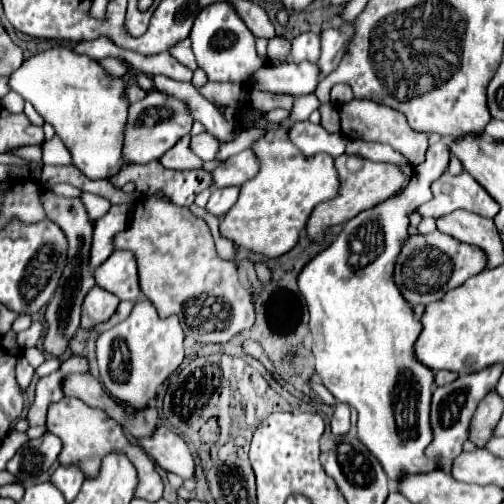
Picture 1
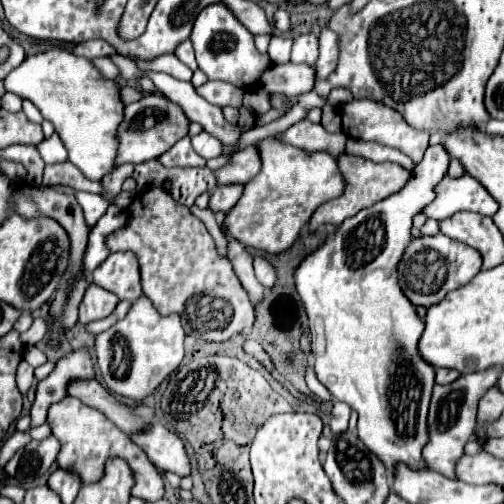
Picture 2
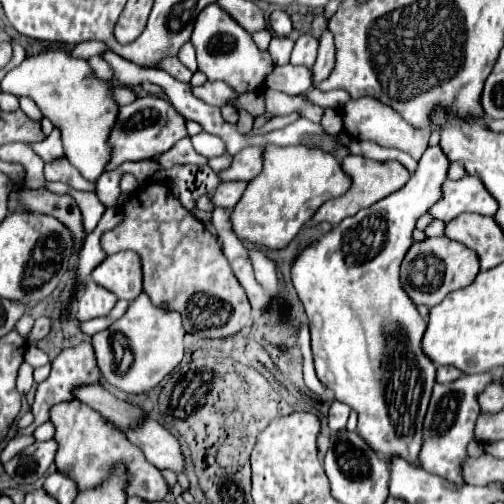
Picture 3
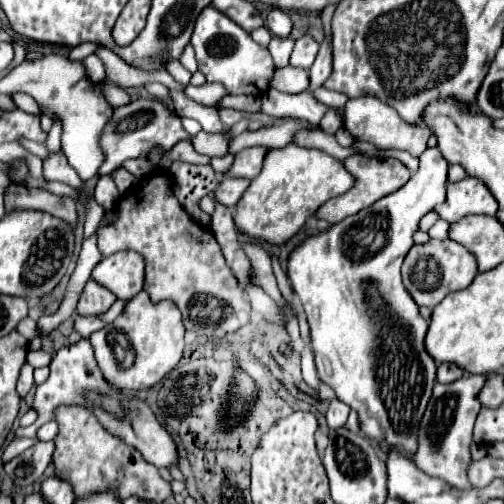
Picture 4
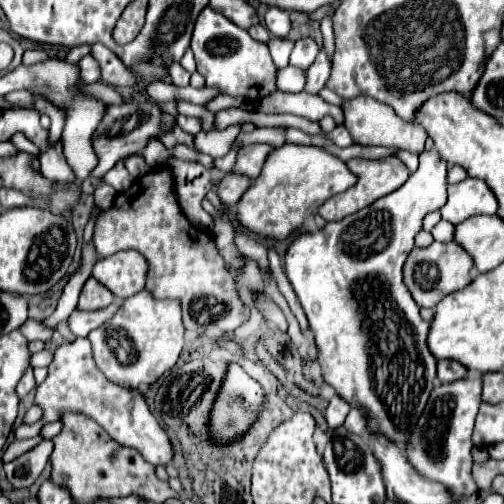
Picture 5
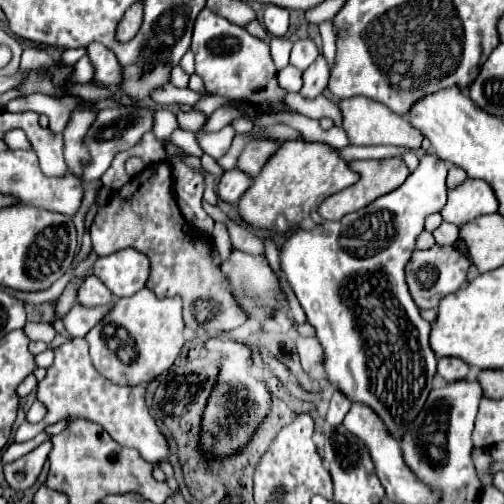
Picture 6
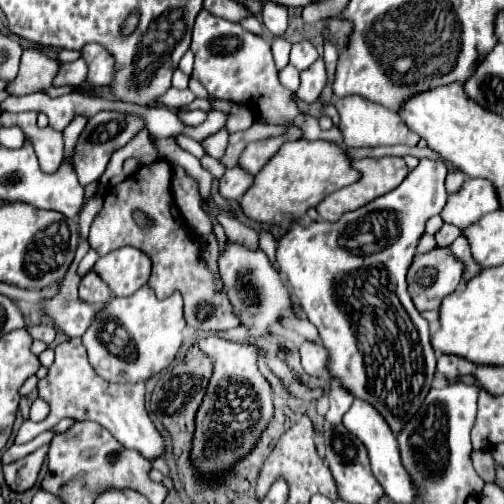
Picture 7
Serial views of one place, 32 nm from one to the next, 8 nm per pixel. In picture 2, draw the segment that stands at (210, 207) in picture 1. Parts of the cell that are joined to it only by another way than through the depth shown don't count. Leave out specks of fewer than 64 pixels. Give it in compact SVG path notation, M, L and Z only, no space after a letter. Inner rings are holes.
M224 184L218 186L214 190L214 194L210 196L210 210L222 210L222 212L230 212L230 208L238 202L238 198L242 196L244 186L242 184Z

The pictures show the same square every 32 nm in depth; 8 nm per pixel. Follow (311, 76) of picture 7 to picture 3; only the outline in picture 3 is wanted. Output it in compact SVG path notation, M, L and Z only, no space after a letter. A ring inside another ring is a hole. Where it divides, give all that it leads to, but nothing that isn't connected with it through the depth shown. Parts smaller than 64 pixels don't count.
M324 30L322 38L320 38L320 48L318 48L318 58L312 66L312 84L320 84L322 80L326 80L330 76L334 68L334 40L332 40L332 32Z

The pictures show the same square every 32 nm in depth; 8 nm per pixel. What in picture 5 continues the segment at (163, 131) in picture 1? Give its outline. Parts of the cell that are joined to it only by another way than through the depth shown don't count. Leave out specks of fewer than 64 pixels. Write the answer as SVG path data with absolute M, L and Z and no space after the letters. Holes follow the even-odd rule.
M130 102L130 104L122 104L122 106L108 106L104 116L102 116L100 126L96 128L96 132L92 136L92 148L94 148L94 154L98 158L98 164L90 172L90 178L102 178L116 164L116 160L120 160L122 156L136 154L146 144L146 140L150 136L156 136L166 148L174 148L178 144L184 144L184 146L196 150L194 136L184 132L178 124L168 134L160 134L160 108L156 104L150 104L150 102L134 104L134 102Z

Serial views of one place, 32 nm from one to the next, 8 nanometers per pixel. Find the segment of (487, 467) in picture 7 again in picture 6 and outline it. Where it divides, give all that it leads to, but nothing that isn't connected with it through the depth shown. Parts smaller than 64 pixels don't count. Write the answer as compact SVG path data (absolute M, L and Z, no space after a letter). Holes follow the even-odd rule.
M474 450L472 452L472 460L474 460L474 466L480 474L486 474L490 470L490 464L492 464L492 456L488 450Z

